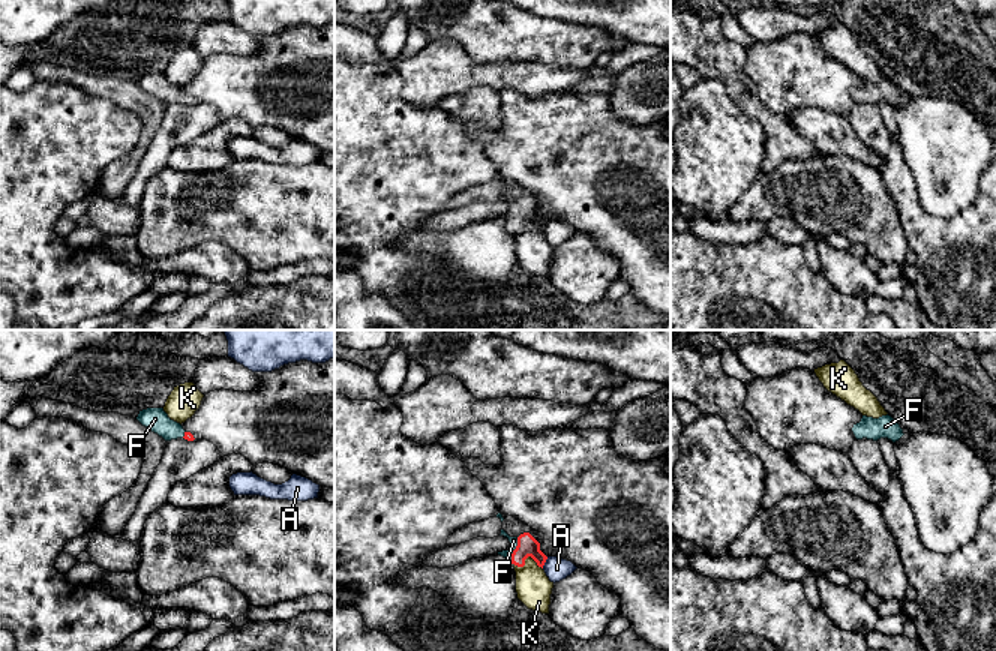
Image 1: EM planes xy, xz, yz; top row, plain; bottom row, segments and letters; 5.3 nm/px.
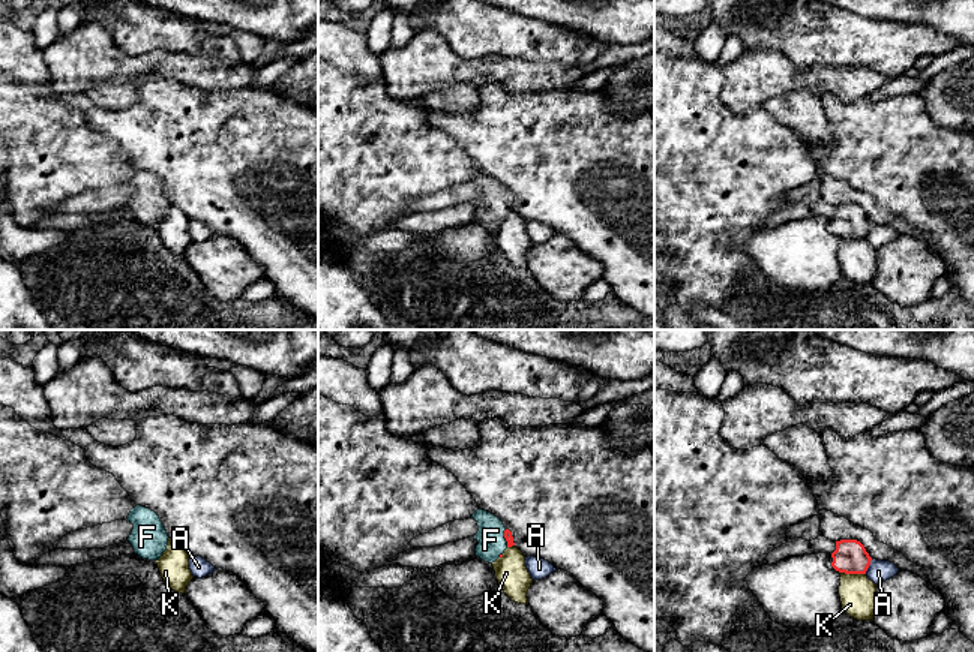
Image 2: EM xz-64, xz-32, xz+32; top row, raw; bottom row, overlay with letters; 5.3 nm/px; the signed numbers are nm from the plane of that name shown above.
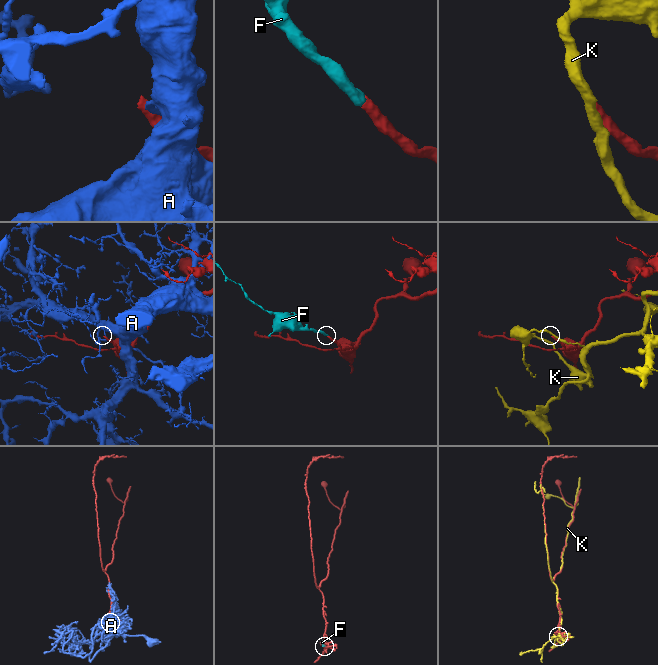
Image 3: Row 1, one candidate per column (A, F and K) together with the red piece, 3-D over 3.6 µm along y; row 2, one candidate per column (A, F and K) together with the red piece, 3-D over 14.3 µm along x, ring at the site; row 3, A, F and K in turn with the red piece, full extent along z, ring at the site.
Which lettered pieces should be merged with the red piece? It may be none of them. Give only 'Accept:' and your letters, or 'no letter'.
Accept: F

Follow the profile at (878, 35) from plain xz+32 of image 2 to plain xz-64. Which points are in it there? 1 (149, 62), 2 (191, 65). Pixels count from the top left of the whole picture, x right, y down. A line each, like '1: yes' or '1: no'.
1: no
2: no

